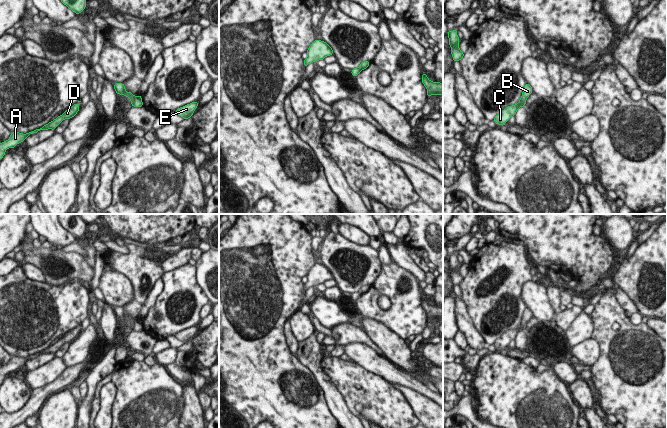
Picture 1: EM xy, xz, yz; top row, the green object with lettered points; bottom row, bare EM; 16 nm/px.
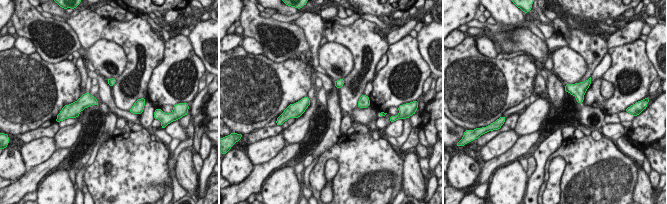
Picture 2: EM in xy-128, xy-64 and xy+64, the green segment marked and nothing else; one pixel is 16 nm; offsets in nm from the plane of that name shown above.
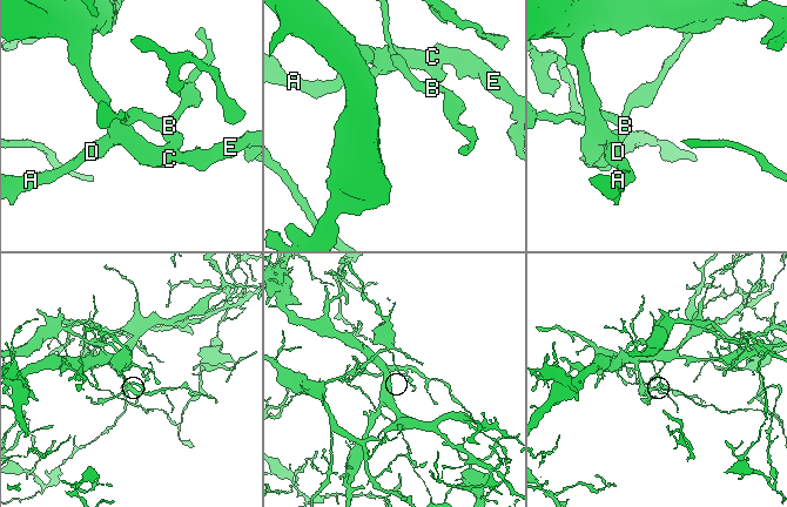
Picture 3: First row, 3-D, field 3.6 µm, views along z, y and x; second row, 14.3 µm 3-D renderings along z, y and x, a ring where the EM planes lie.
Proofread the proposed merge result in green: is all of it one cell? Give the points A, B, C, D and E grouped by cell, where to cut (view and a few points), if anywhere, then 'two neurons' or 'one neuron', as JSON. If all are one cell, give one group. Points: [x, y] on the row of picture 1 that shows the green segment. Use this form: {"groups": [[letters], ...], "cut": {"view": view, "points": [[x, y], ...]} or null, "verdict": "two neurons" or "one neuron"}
{"groups": [["A", "C", "D", "E"], ["B"]], "cut": {"view": "xy", "points": [[137, 96], [132, 105]]}, "verdict": "two neurons"}

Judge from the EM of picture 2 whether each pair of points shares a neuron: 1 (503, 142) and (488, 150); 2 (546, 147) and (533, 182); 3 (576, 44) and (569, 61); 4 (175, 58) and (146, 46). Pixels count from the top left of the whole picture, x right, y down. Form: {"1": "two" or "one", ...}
{"1": "one", "2": "one", "3": "two", "4": "two"}

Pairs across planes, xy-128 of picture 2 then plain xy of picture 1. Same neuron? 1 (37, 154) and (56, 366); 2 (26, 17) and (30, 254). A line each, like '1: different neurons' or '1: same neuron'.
1: same neuron
2: same neuron

